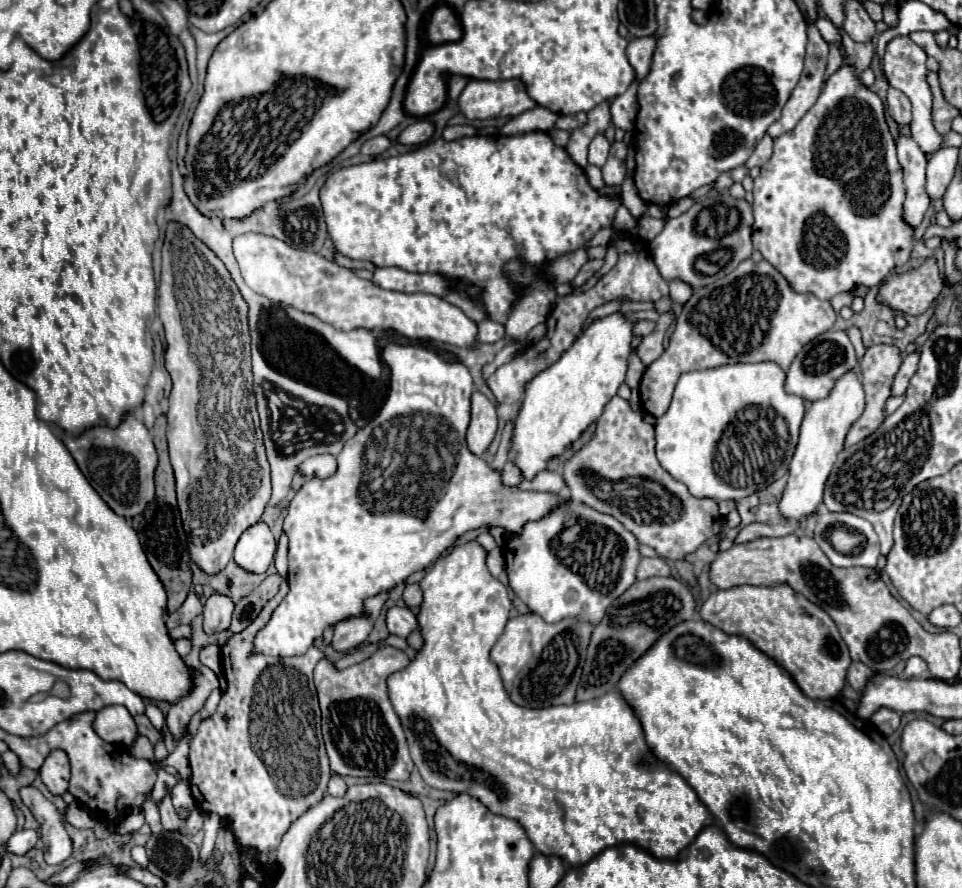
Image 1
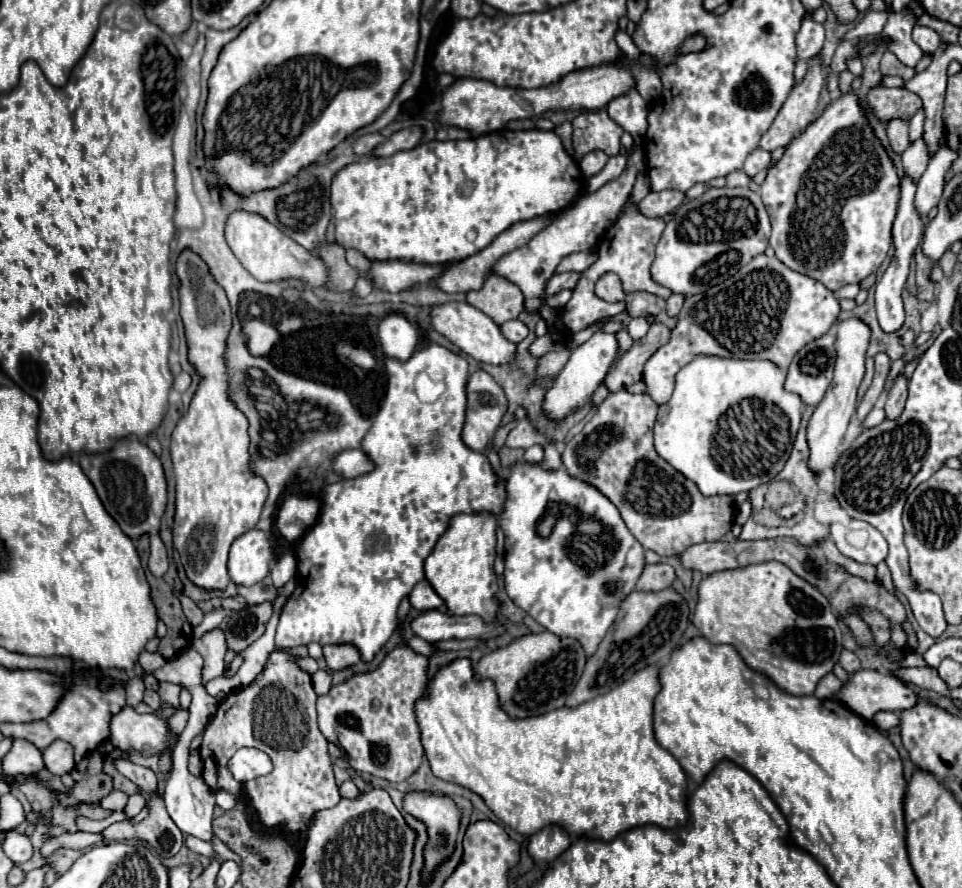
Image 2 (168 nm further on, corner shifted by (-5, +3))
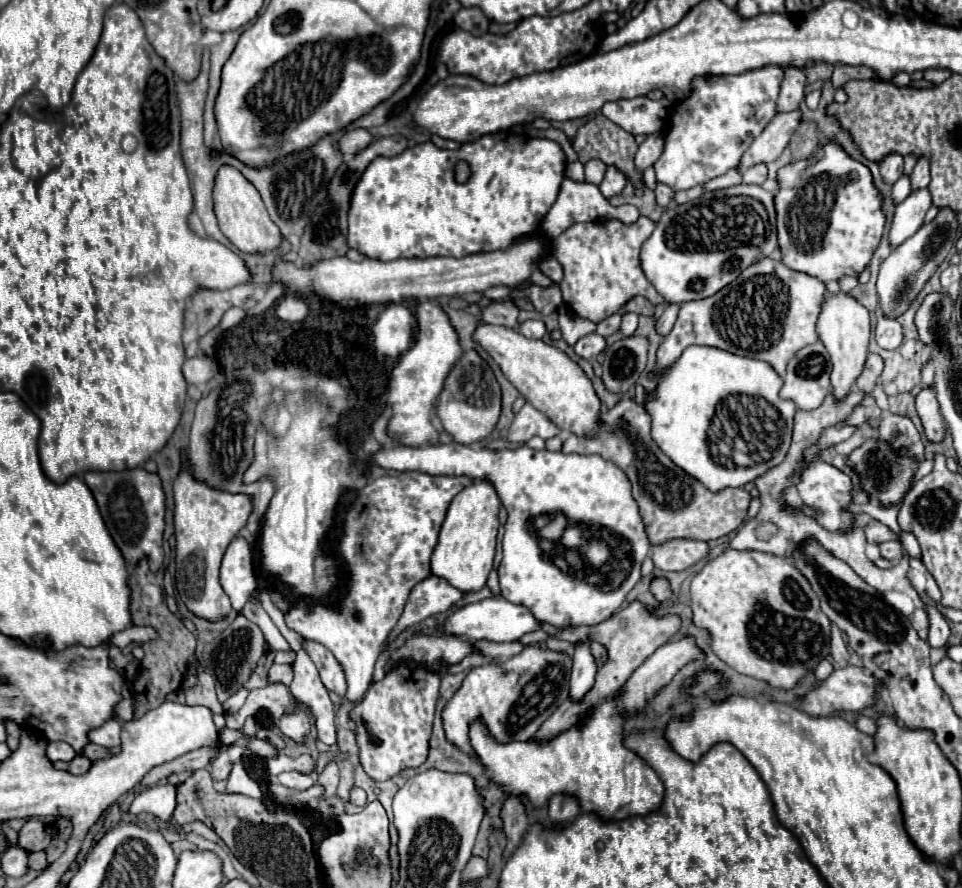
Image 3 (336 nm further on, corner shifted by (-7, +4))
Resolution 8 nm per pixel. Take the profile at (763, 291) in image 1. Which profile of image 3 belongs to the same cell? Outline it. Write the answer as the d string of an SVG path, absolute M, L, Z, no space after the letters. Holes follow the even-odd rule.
M763 258L755 266L743 270L743 274L731 282L731 286L719 290L719 294L681 304L673 330L659 346L657 368L659 372L665 372L687 346L703 344L737 356L763 360L783 376L787 362L795 352L819 340L815 334L815 322L819 316L819 302L825 294L825 284L819 278L789 270L783 262Z

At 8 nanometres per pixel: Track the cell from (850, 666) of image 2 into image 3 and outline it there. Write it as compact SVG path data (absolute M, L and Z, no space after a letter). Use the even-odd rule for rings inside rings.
M835 624L831 626L831 656L841 666L845 666L847 664L847 658L849 658L847 646L843 642L843 634L841 634L841 630Z

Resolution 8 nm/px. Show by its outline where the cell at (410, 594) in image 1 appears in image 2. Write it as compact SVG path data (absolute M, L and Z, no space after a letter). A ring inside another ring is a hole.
M425 579L413 587L413 591L409 593L409 601L411 601L411 607L415 607L417 611L429 611L429 609L437 609L443 605L441 597Z

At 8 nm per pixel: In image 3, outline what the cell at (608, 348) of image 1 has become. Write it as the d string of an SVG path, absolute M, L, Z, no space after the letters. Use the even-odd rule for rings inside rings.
M593 332L593 334L587 334L587 336L579 338L573 348L575 348L575 354L577 354L577 356L581 356L581 358L587 360L587 358L599 354L599 352L605 348L605 338Z

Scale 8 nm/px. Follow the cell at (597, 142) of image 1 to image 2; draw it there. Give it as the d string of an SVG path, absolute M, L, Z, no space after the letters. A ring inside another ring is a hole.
M591 151L589 155L585 155L585 159L581 159L579 167L581 167L583 175L589 179L589 177L593 177L595 173L599 173L599 171L605 167L607 159L609 159L609 157L607 157L603 151Z

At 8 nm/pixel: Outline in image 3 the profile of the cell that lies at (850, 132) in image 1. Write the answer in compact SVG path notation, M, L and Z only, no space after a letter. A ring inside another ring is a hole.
M825 144L823 148L817 150L813 158L791 162L789 166L781 168L779 182L781 190L775 194L775 208L783 264L791 270L805 272L823 282L859 274L869 264L885 228L881 196L873 186L871 172L861 162L847 156L839 146Z

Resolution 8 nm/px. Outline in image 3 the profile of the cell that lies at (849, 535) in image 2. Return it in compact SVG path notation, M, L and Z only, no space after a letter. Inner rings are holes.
M891 540L891 542L885 542L879 546L881 548L881 556L887 558L887 560L901 560L907 552L903 548L903 544L899 540Z

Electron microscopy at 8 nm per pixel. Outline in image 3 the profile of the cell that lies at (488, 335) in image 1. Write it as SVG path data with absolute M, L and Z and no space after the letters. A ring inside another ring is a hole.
M527 320L517 328L517 332L521 332L525 338L543 338L547 328L545 328L543 320Z

